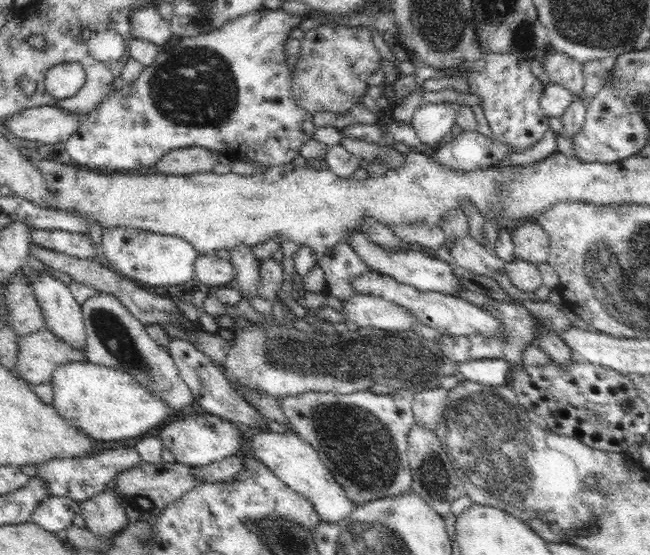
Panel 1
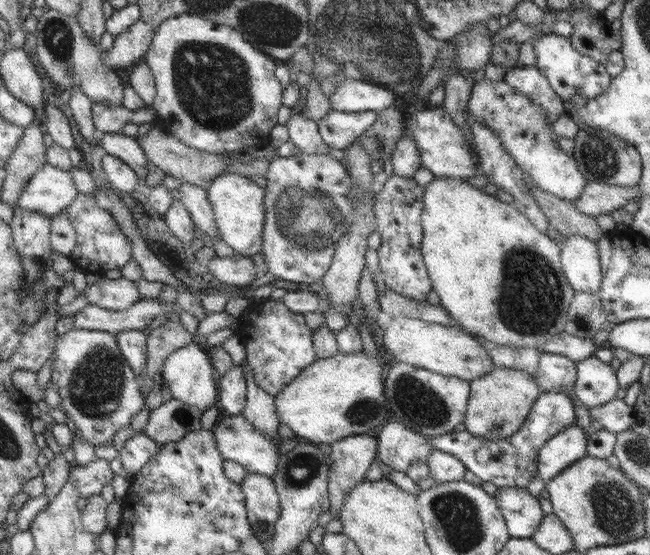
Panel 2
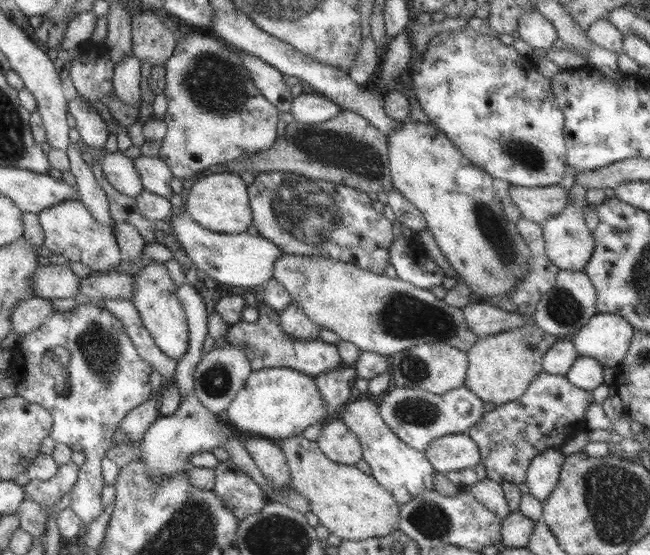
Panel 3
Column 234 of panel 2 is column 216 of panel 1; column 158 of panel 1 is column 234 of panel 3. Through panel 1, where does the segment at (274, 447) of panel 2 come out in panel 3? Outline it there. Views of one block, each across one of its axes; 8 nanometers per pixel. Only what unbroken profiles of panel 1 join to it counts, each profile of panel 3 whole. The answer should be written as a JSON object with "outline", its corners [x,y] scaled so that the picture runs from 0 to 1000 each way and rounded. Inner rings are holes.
{"outline":[[[295,703],[292,712],[278,719],[277,733],[268,746],[258,753],[248,751],[231,766],[231,773],[215,796],[215,829],[223,832],[232,859],[248,863],[268,852],[289,849],[291,825],[295,820],[342,807],[342,802],[357,787],[371,786],[342,748],[332,748],[315,735]]]}

